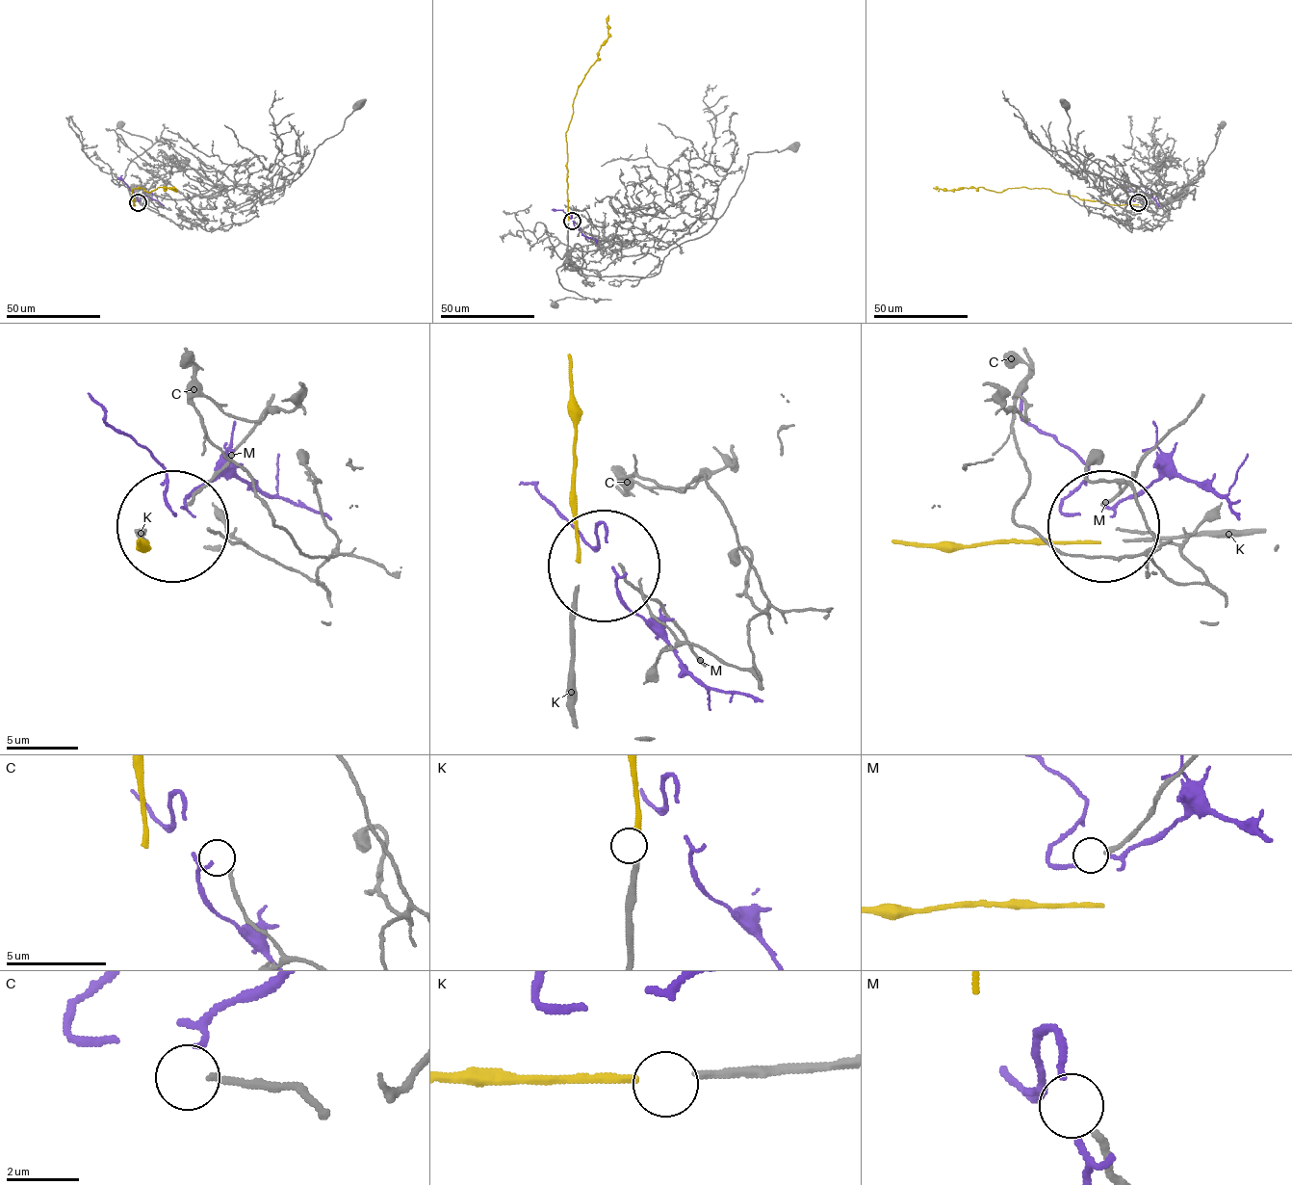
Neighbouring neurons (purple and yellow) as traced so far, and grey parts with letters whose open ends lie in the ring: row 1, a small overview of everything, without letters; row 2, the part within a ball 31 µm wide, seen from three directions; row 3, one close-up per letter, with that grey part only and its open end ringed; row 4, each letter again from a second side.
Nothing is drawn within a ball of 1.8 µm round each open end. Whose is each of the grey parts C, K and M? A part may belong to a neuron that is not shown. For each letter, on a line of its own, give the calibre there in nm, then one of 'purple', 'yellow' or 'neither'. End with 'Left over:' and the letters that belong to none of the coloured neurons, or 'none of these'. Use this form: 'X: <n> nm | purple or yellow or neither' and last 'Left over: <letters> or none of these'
C: 180 nm | purple
K: 260 nm | yellow
M: 240 nm | neither
Left over: M

